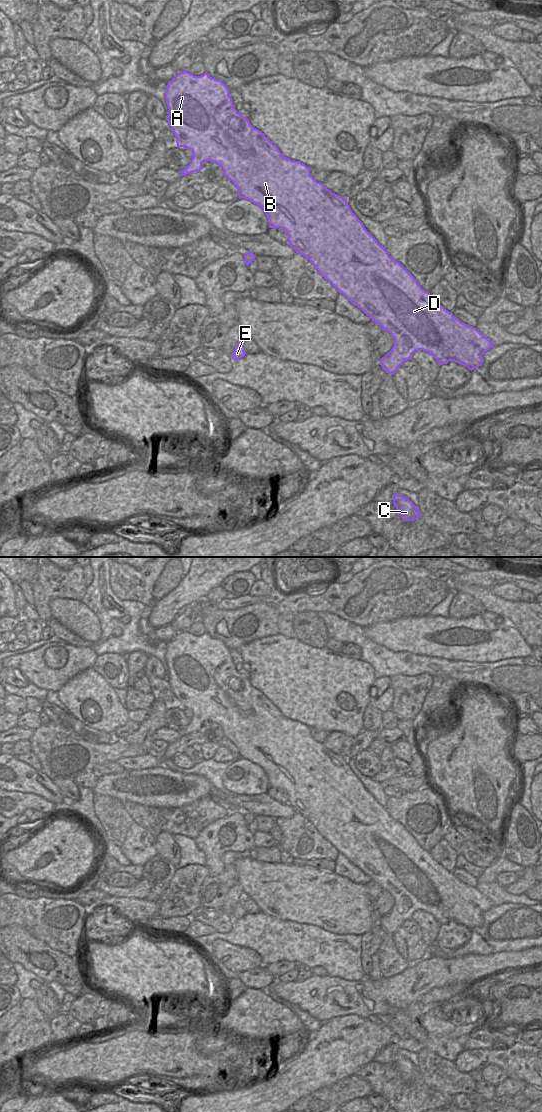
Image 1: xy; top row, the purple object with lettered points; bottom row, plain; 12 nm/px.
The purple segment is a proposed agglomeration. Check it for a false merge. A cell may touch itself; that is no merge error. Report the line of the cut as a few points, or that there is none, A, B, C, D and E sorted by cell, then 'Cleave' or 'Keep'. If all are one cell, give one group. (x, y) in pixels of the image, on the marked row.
No split. Groups: A B C D E. Keep.

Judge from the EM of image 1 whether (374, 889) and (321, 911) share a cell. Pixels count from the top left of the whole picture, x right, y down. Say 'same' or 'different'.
different

